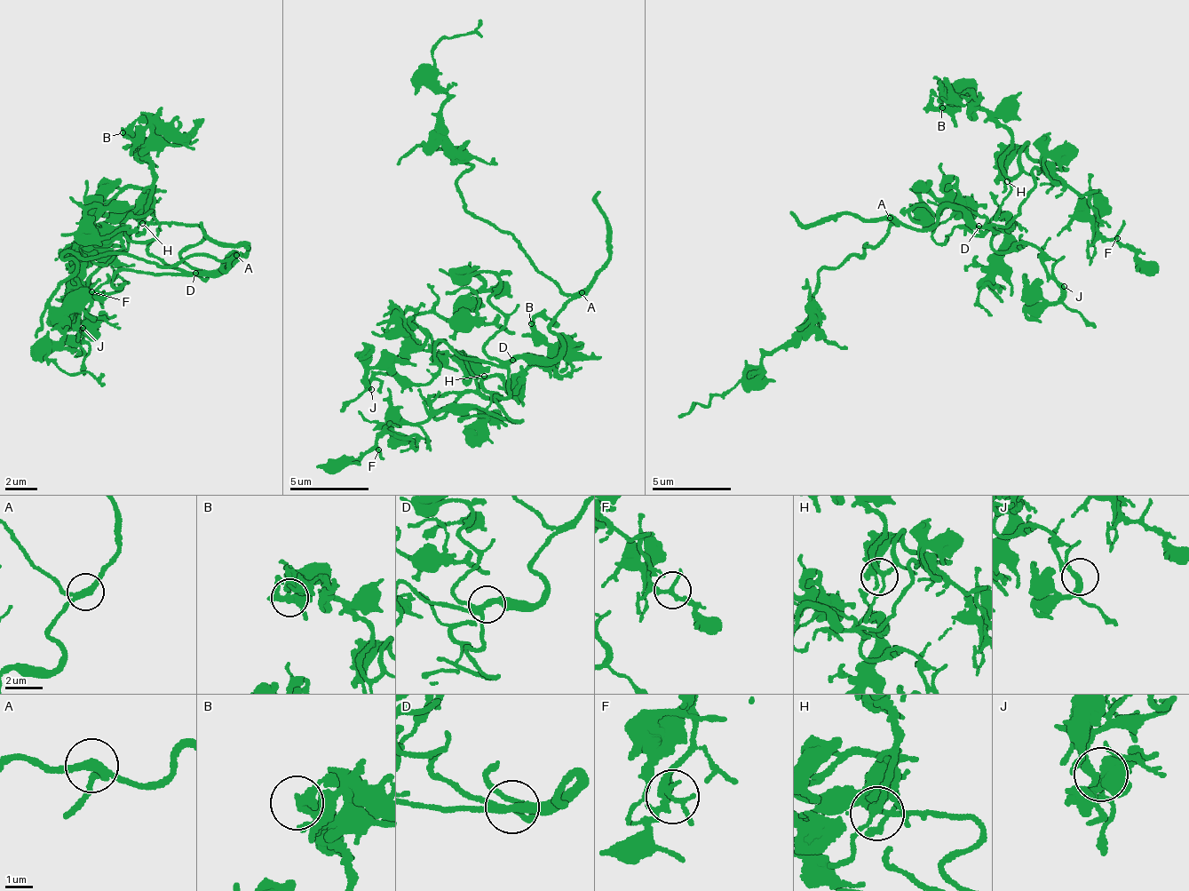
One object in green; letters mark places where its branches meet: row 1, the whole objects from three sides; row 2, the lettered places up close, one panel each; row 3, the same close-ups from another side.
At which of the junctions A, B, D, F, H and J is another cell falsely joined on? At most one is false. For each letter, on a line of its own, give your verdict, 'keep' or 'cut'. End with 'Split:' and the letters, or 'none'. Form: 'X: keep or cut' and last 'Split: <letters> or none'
A: keep
B: keep
D: keep
F: keep
H: keep
J: keep
Split: none

